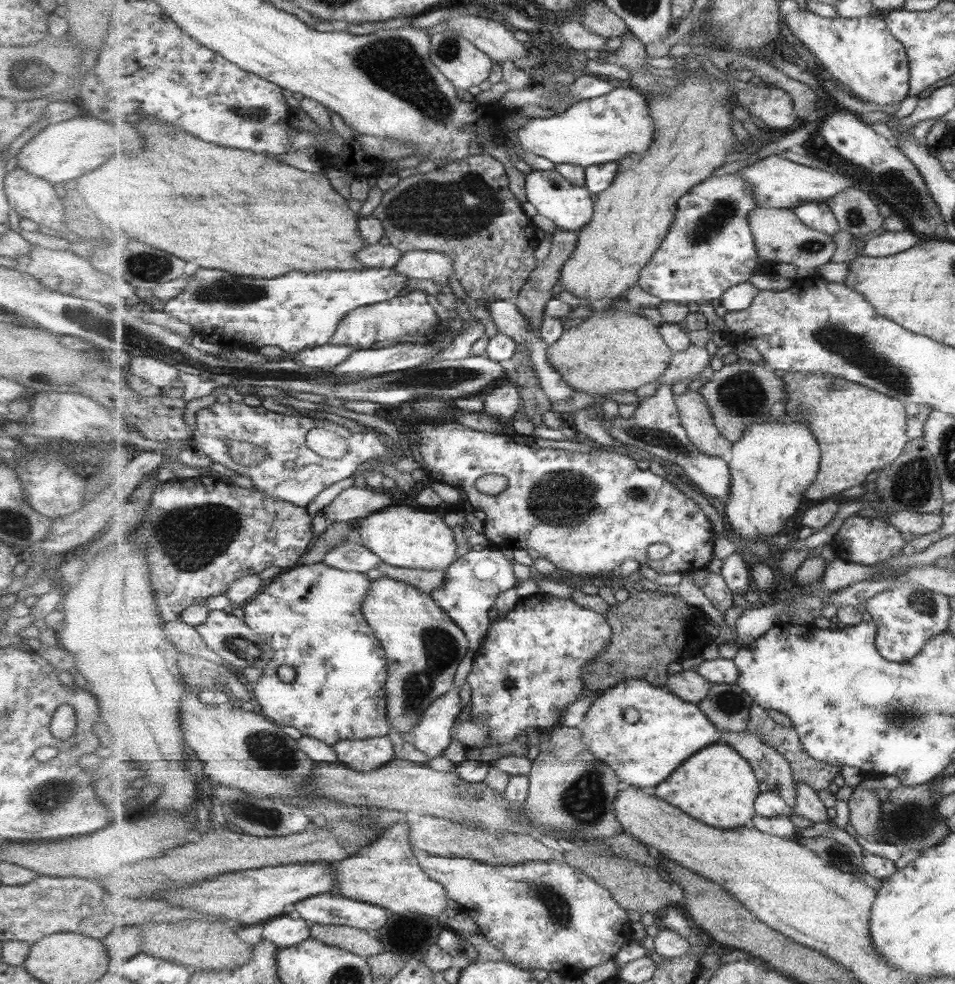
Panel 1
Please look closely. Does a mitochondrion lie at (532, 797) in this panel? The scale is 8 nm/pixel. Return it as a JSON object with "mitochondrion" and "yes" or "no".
{"mitochondrion":"no"}

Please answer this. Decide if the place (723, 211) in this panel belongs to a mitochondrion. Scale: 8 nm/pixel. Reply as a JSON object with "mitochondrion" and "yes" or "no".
{"mitochondrion":"yes"}

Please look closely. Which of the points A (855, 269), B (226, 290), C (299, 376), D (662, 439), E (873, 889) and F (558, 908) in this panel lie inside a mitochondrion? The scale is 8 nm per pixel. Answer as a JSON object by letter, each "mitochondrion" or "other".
{"A":"other","B":"mitochondrion","C":"mitochondrion","D":"mitochondrion","E":"other","F":"mitochondrion"}

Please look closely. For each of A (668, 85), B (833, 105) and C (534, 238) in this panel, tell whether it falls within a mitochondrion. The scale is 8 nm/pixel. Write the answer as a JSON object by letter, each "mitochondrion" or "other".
{"A":"other","B":"other","C":"other"}

